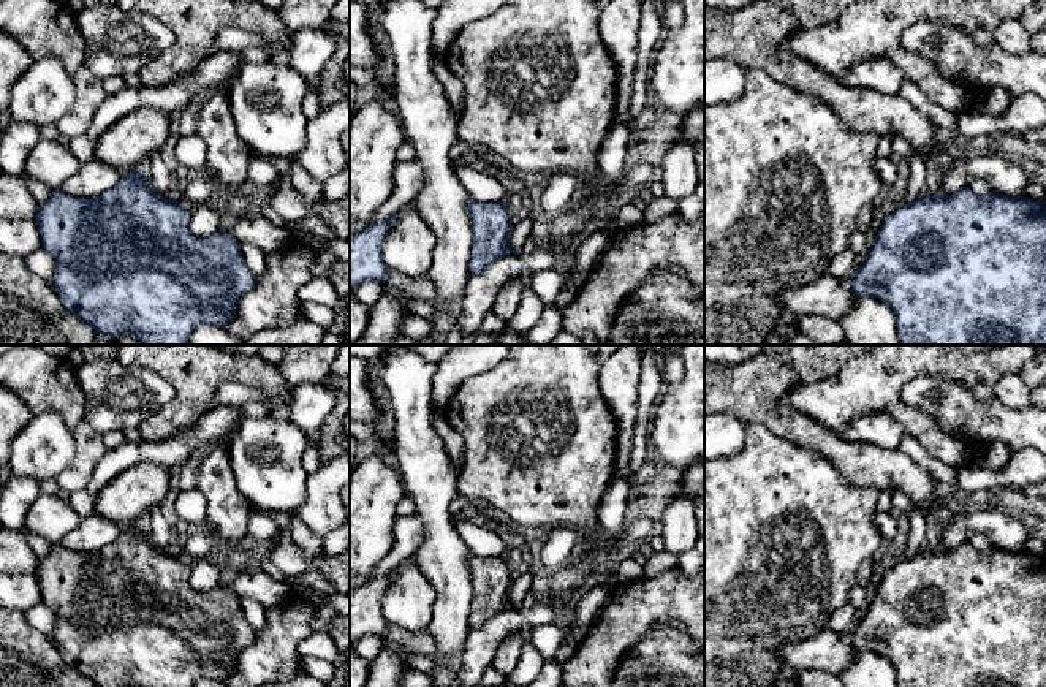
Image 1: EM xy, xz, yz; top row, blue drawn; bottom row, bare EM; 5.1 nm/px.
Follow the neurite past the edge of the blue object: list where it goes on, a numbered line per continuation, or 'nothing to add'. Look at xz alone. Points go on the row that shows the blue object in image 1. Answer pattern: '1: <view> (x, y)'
nothing to add

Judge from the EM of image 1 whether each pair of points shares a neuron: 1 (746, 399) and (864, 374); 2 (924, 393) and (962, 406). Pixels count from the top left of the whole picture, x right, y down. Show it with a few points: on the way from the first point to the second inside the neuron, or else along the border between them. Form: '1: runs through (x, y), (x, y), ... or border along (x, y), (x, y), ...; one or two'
1: border along (799, 382), (782, 401), (814, 418); two
2: runs through (934, 394), (953, 406); one

